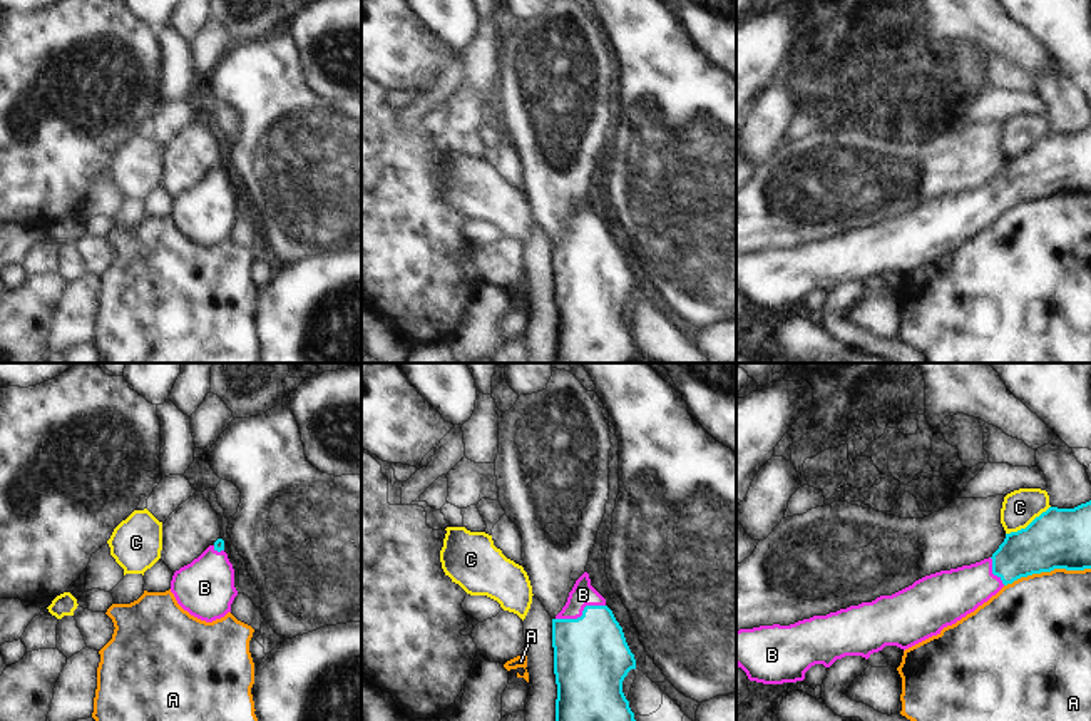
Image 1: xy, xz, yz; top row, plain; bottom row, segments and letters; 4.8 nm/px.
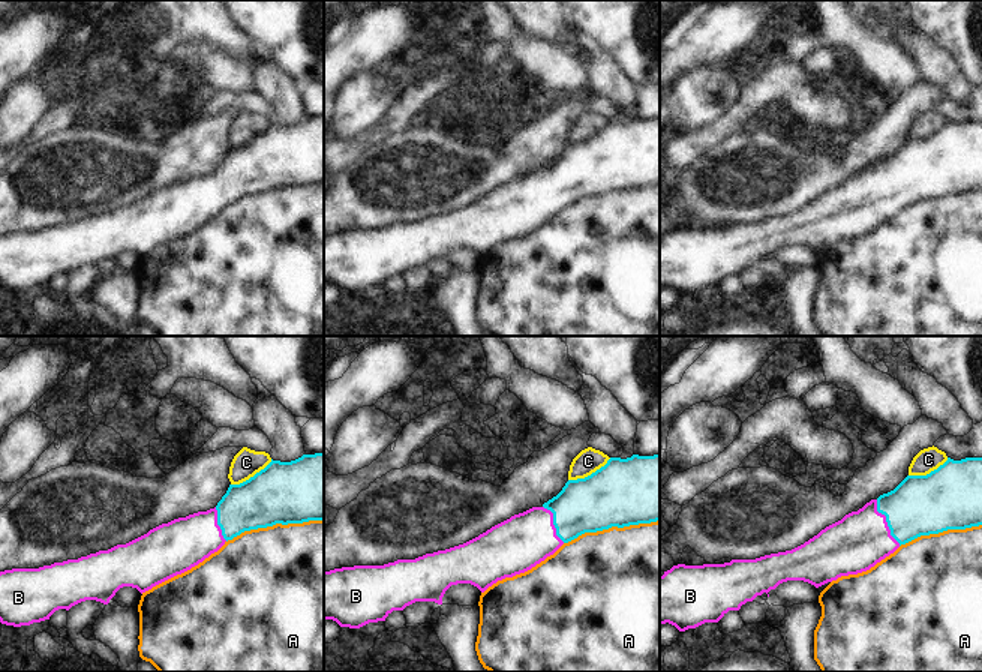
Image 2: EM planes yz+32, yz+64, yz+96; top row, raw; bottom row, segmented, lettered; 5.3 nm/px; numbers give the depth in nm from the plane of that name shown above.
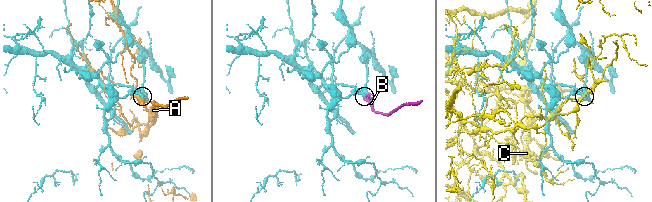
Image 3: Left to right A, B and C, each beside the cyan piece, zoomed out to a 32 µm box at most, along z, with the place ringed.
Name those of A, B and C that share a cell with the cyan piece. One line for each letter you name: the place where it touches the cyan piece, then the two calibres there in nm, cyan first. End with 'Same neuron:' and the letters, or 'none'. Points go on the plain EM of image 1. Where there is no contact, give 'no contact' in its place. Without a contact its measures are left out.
B: xz (583, 240) | 360/120 nm
Same neuron: B

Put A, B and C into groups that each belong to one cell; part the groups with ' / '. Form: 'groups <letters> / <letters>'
groups A / B / C

